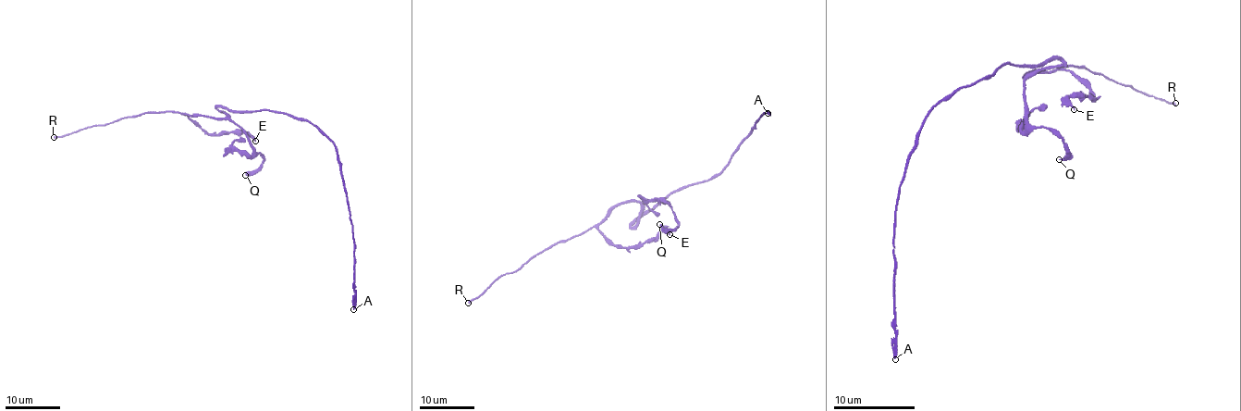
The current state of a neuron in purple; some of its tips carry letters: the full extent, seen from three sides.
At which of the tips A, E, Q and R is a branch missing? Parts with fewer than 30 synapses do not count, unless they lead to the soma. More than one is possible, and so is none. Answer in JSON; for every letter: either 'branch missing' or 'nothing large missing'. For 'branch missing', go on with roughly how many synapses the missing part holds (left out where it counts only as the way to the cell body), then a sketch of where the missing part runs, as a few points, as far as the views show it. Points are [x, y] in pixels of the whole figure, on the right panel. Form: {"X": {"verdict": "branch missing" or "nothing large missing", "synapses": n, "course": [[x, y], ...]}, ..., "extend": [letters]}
{"A": {"verdict": "nothing large missing"}, "E": {"verdict": "nothing large missing"}, "Q": {"verdict": "nothing large missing"}, "R": {"verdict": "branch missing", "synapses": 70}, "extend": ["R"]}

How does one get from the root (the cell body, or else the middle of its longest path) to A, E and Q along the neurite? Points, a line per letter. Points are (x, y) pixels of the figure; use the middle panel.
A: (667, 195), (715, 178), (750, 134), (758, 118), (765, 112), (767, 113)
E: (667, 195), (632, 227), (640, 204), (622, 201), (598, 229), (622, 248), (642, 246), (661, 231), (669, 234)
Q: (667, 195), (631, 226), (636, 223), (640, 208), (647, 201), (665, 201), (679, 224), (672, 230), (659, 224)

